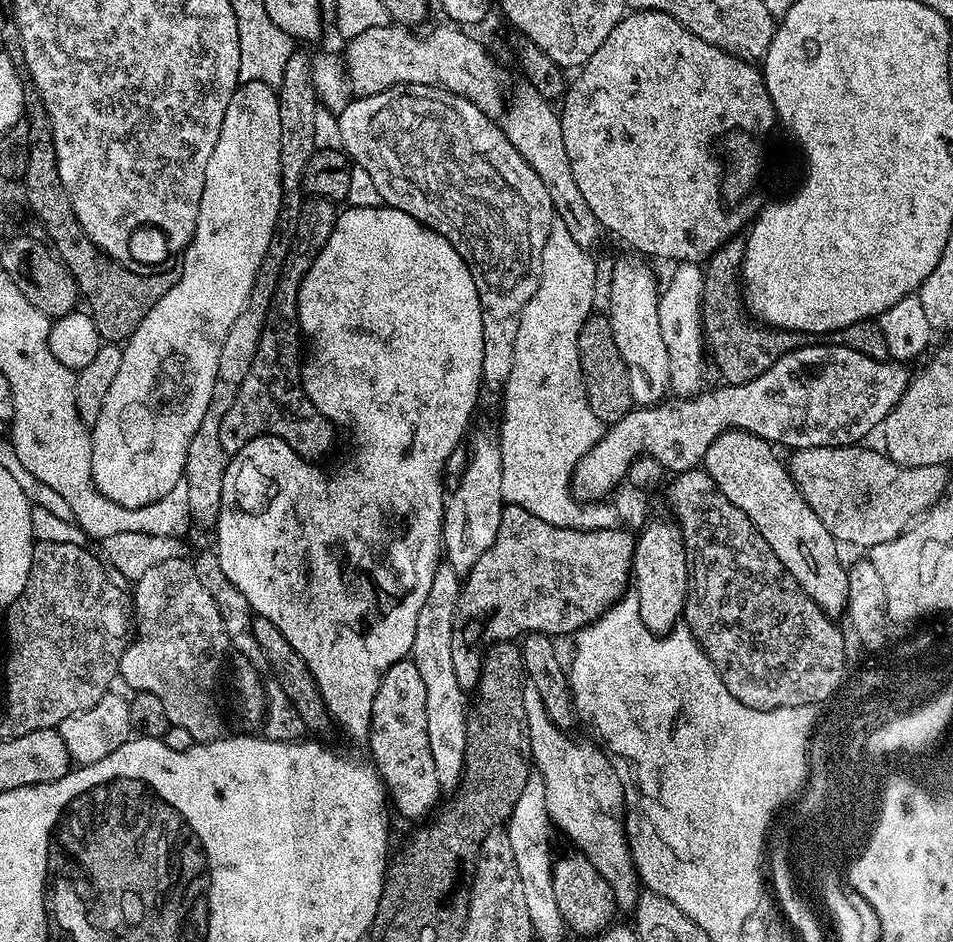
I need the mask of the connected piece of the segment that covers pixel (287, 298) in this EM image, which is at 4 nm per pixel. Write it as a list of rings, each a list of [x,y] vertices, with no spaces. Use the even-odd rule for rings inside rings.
[[[313,196],[305,199],[305,204],[301,206],[300,213],[296,216],[296,237],[292,240],[292,249],[288,252],[288,257],[284,260],[284,265],[280,268],[280,281],[276,284],[276,293],[272,296],[272,309],[268,312],[268,321],[264,324],[264,329],[260,332],[260,341],[256,344],[256,353],[252,356],[252,365],[248,368],[244,380],[238,383],[238,394],[234,398],[234,406],[226,410],[226,418],[222,418],[222,426],[218,426],[218,438],[222,441],[222,450],[226,453],[234,453],[242,450],[246,442],[250,442],[259,436],[273,436],[282,438],[295,450],[298,455],[304,457],[309,462],[319,461],[319,456],[324,456],[332,448],[332,439],[338,436],[337,429],[331,422],[323,416],[306,398],[306,390],[300,381],[300,365],[302,363],[302,337],[300,335],[300,323],[296,315],[298,314],[298,298],[296,289],[299,288],[306,270],[314,262],[314,258],[322,250],[322,246],[330,238],[332,225],[338,215],[338,208],[333,201],[324,200],[321,196]]]

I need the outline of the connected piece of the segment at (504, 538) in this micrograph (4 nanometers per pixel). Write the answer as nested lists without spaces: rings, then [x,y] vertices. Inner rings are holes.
[[[505,504],[502,510],[502,520],[498,522],[498,534],[494,538],[494,546],[490,546],[490,550],[486,550],[486,554],[482,554],[478,558],[478,562],[474,562],[474,566],[466,573],[471,580],[516,580],[516,584],[532,584],[532,608],[536,608],[536,632],[545,632],[547,636],[553,638],[561,638],[569,632],[575,634],[584,627],[585,624],[591,624],[601,612],[608,611],[613,604],[621,599],[620,596],[624,591],[629,591],[630,581],[633,579],[631,563],[624,562],[620,564],[620,540],[616,534],[601,534],[600,532],[585,532],[582,528],[563,528],[562,526],[554,526],[550,522],[542,522],[542,518],[538,518],[535,514],[530,514],[530,510],[522,510],[522,506],[514,506],[513,504]]]

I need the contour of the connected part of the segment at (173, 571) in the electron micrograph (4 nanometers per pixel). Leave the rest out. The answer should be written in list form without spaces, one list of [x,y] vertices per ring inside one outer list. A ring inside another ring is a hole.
[[[170,558],[170,562],[161,562],[158,566],[153,566],[152,569],[146,570],[146,574],[142,574],[140,580],[135,581],[134,588],[136,588],[136,593],[131,593],[130,596],[130,608],[134,613],[134,635],[129,639],[128,648],[120,659],[119,679],[121,681],[124,679],[129,684],[129,689],[156,695],[162,702],[162,707],[166,710],[166,718],[169,724],[185,728],[190,733],[193,742],[209,744],[211,740],[221,739],[225,729],[223,730],[224,712],[220,709],[220,671],[224,668],[224,655],[230,652],[230,645],[226,626],[222,622],[222,614],[218,614],[218,606],[214,606],[214,598],[210,598],[210,594],[206,594],[205,588],[202,587],[202,582],[198,582],[198,574],[194,574],[192,560],[188,558],[182,560]]]

